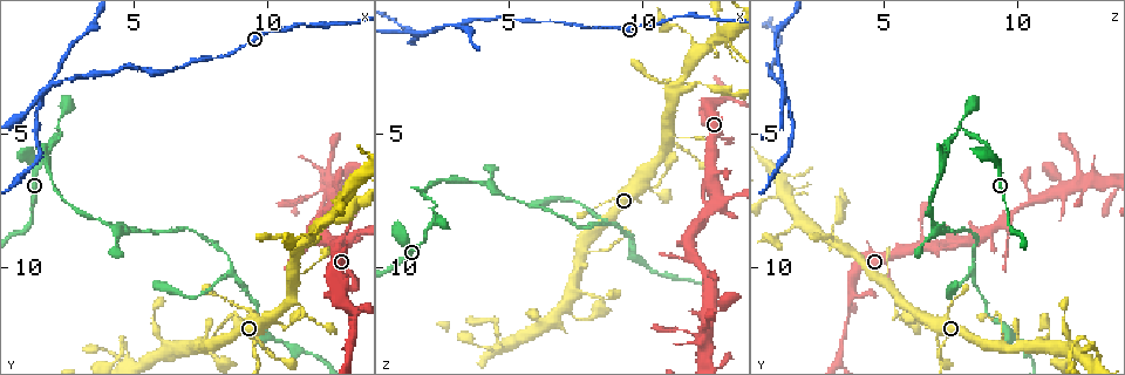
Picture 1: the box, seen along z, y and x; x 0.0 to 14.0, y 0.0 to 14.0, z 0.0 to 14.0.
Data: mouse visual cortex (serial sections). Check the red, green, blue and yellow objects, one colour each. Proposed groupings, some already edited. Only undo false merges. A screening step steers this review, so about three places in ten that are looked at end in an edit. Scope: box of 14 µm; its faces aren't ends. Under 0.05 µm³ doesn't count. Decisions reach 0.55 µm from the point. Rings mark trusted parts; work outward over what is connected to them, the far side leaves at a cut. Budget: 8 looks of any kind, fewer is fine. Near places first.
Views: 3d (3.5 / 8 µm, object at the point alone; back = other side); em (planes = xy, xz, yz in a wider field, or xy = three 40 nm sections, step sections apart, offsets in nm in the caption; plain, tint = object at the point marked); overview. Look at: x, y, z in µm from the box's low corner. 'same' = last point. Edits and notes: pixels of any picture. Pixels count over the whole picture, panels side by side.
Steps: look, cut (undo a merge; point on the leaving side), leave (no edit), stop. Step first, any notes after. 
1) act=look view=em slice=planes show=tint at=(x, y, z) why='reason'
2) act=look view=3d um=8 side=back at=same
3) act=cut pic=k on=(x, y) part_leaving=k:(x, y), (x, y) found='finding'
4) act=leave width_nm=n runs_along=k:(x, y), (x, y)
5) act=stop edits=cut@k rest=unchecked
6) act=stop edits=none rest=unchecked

act=look view=3d um=8 at=(11.1, 9.3, 3.5) why='arms run side by side'

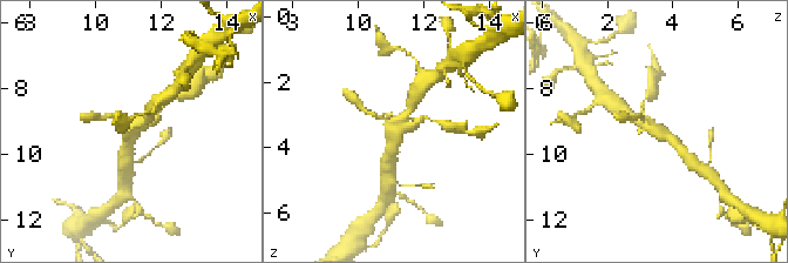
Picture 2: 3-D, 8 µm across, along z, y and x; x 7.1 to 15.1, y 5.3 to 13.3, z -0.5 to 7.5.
act=look view=3d um=3.5 side=back at=(11.1, 9.3, 3.5)

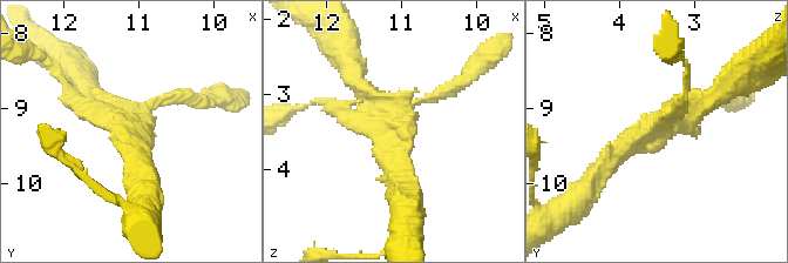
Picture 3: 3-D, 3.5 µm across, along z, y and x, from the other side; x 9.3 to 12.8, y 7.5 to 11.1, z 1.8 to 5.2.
act=leave arms=4 runs_along=3:(596, 174), (632, 137), (707, 98) found='one cell here'

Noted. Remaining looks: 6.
act=look view=3d um=8 at=(13.2, 11.6, 3.7) why='three-way junction'

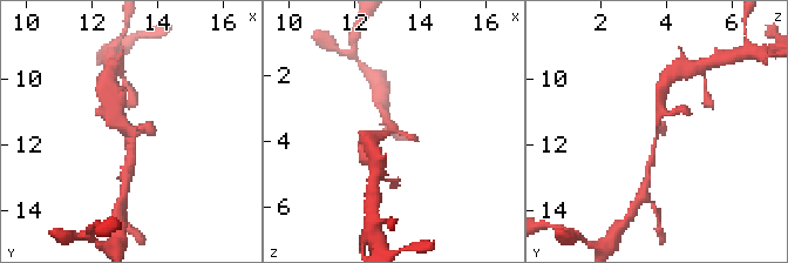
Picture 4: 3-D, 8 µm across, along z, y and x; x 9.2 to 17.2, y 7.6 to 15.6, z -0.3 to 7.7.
act=look view=em slice=planes show=tint at=(13.2, 11.5, 3.7) arms=3 arm_widths_nm=150,200,300 why='shape alone is not enough'

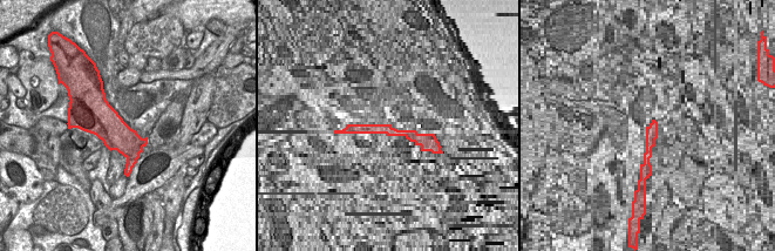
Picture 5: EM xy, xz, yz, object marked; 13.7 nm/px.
act=leave runs_along=4:(109, 106), (134, 134), (130, 163) found='one cell here'

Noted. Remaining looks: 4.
act=look view=3d um=3.5 at=(7.6, 12.9, 9.3)

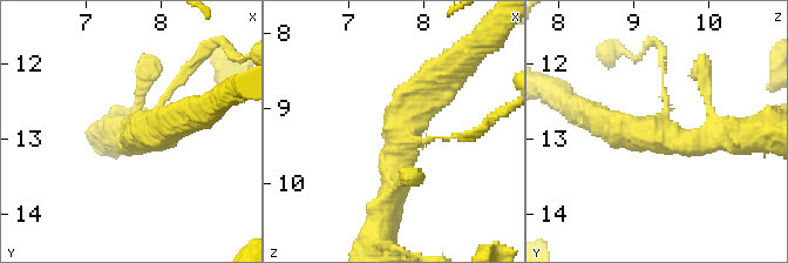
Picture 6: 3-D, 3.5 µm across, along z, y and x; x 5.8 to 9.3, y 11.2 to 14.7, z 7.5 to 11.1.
act=look view=em slice=xy step=3 show=tint at=(7.70, 12.95, 9.40) arms=3 arm_widths_nm=100,350,400 why='now the EM'

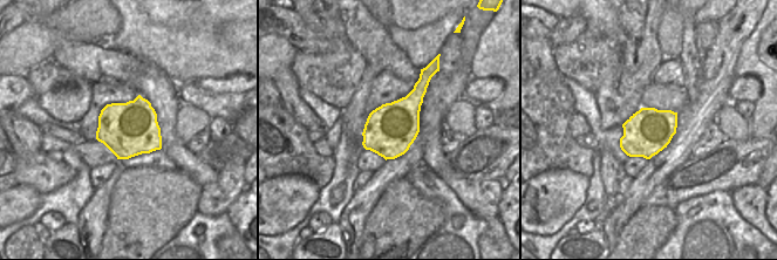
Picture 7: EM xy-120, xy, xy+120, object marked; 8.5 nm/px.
act=leave runs_along=6:(441, 74), (401, 125), (384, 209) found='all the same cell'

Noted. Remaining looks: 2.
act=stop edits=none rest=unchecked

